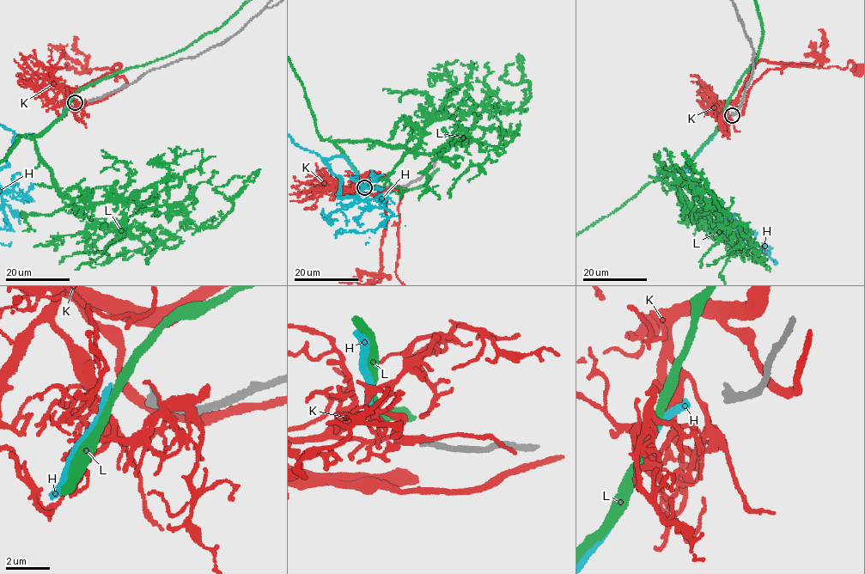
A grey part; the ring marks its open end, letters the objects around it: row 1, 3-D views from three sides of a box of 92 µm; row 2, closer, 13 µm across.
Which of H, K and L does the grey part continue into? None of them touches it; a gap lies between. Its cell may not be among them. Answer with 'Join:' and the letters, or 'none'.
Join: H

